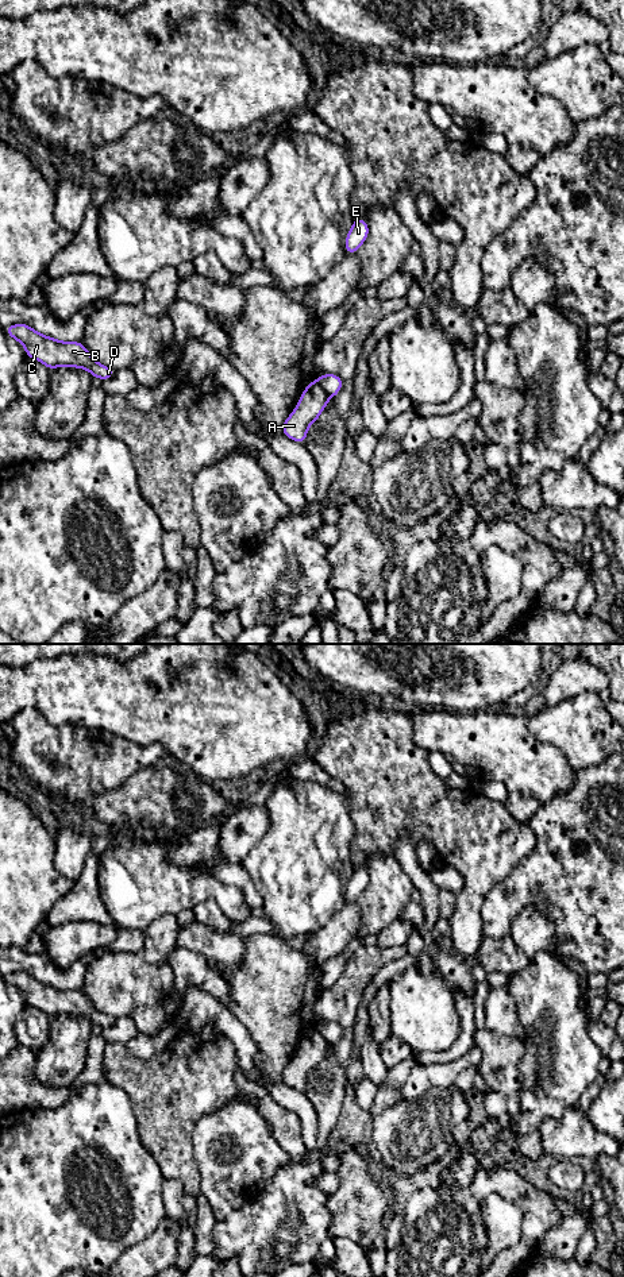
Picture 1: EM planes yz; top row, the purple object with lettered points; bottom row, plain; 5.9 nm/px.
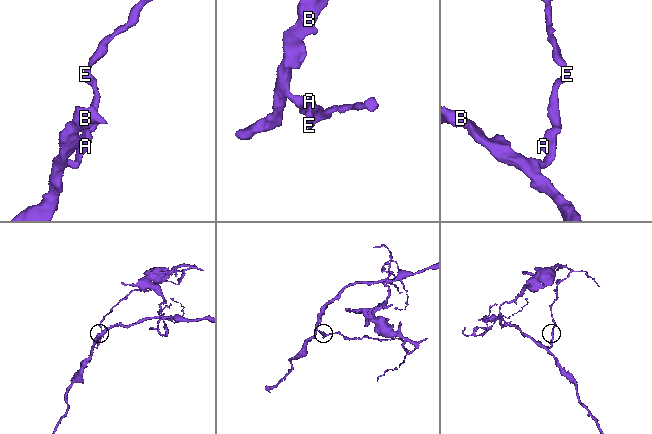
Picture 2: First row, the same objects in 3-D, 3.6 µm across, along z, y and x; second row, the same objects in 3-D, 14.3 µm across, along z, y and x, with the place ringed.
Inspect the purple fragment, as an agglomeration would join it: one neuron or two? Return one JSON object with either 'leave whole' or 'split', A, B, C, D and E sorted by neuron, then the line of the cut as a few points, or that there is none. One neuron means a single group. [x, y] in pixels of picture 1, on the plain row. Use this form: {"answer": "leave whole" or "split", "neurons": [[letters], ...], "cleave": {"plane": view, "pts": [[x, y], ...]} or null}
{"answer": "split", "neurons": [["A", "B", "C", "D"], ["E"]], "cleave": {"plane": "yz", "pts": [[316, 1029], [328, 1045]]}}

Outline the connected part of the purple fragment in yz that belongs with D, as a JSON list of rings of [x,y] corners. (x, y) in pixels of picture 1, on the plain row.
[[[24,971],[4,975],[4,980],[24,994],[26,1004],[43,1011],[50,1019],[59,1015],[76,1015],[88,1018],[93,1026],[108,1029],[115,1018],[100,1012],[82,989],[61,989],[46,984]]]

